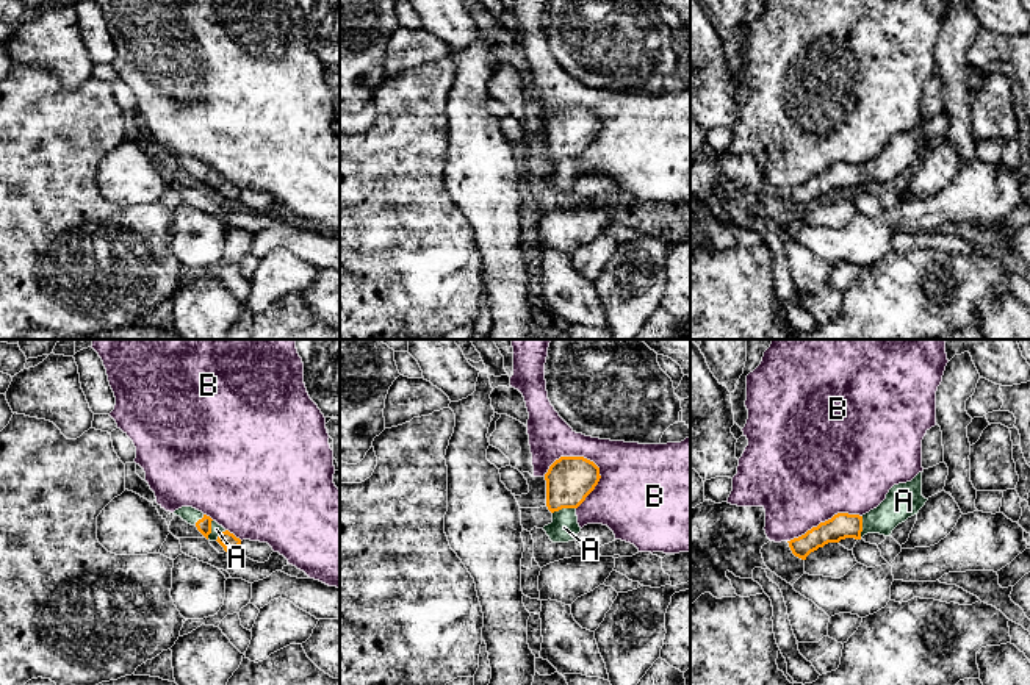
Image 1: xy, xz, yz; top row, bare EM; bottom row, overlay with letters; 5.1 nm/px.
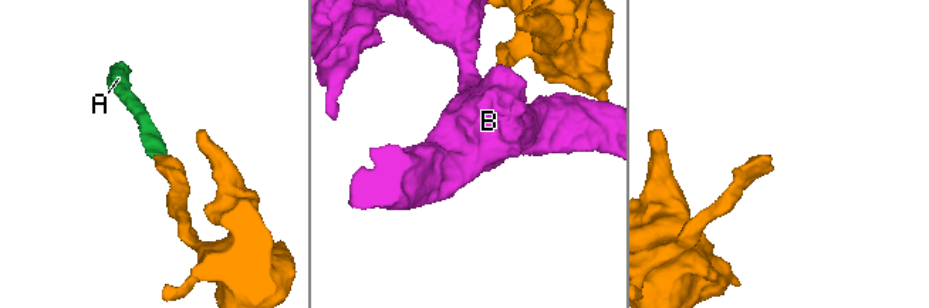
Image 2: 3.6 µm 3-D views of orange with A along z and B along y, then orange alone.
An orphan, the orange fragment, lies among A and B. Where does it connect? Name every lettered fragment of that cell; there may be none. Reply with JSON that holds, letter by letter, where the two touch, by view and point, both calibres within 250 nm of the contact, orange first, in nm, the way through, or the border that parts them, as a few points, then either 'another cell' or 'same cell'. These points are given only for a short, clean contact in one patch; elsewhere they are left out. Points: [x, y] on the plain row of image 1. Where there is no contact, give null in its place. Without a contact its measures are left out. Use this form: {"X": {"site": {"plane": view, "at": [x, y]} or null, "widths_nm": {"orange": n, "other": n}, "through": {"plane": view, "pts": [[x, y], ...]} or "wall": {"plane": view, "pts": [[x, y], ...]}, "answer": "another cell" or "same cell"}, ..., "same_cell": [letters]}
{"A": {"site": {"plane": "xz", "at": [564, 157]}, "widths_nm": {"orange": 240, "other": 140}, "through": {"plane": "xz", "pts": [[570, 129], [564, 144], [564, 157], [564, 177]]}, "answer": "same cell"}, "B": {"site": {"plane": "xz", "at": [598, 119]}, "widths_nm": {"orange": 240, "other": 460}, "answer": "another cell"}, "same_cell": ["A"]}

